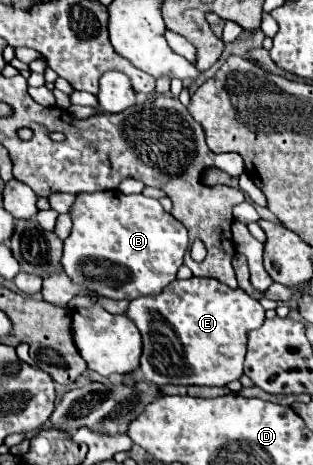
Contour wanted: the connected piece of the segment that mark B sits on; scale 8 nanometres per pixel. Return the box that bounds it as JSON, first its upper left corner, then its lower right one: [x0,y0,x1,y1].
[61,191,189,301]

